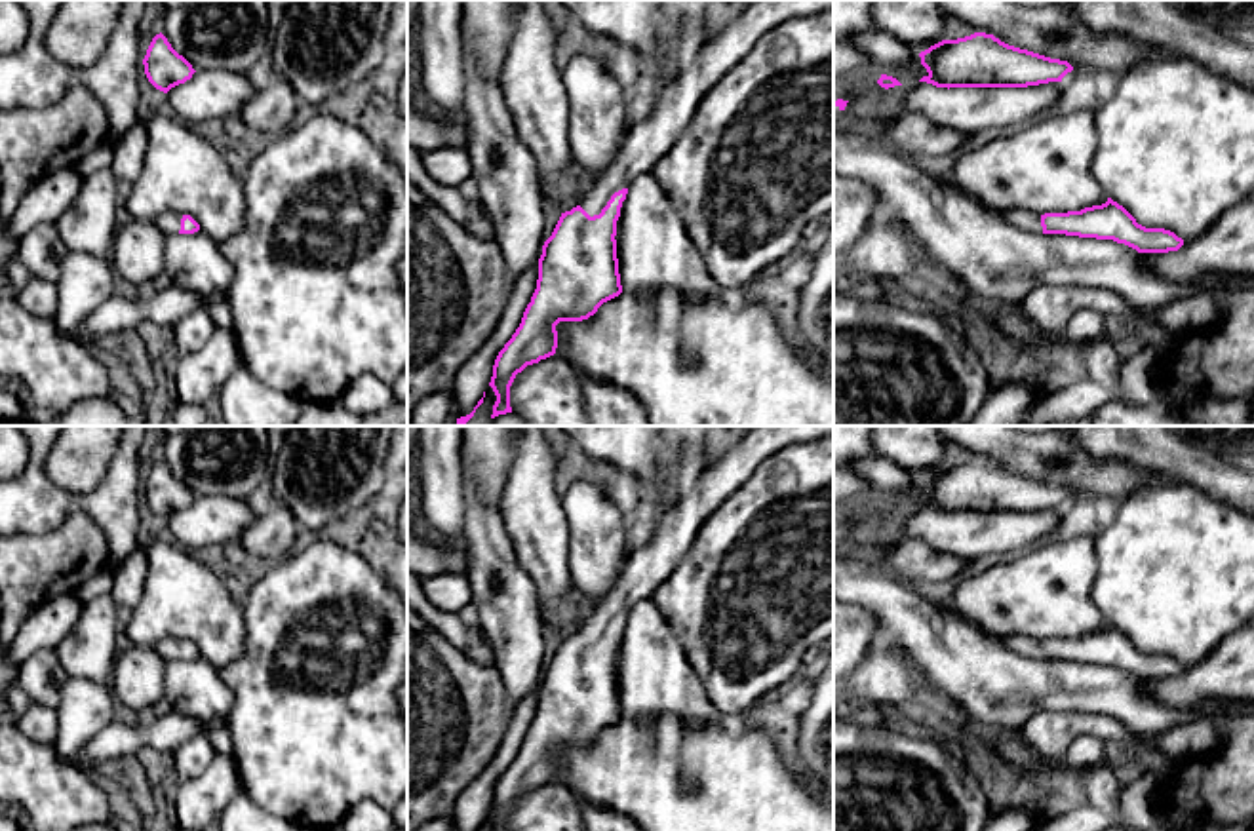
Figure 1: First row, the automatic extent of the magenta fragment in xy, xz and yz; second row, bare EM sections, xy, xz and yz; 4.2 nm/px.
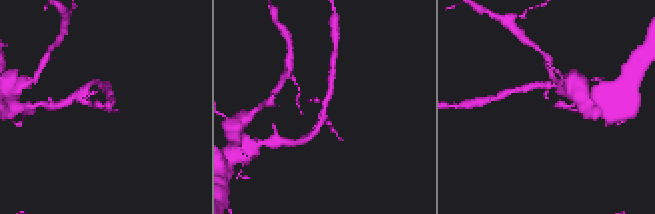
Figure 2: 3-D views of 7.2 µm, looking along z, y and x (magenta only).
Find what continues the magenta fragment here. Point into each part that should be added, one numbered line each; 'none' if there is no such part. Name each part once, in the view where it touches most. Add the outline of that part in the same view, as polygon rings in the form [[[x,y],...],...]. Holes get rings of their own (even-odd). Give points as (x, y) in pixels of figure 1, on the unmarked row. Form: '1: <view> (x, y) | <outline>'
1: xz (647, 567) | [[[755,426],[723,458],[702,470],[689,496],[666,510],[651,540],[628,557],[615,588],[588,614],[580,633],[590,643],[599,641],[615,618],[651,597],[685,557],[704,521],[750,479],[769,454],[792,443],[832,434],[833,426]]]

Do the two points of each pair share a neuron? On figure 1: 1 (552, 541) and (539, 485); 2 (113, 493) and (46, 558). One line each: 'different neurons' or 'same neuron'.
1: same neuron
2: different neurons

